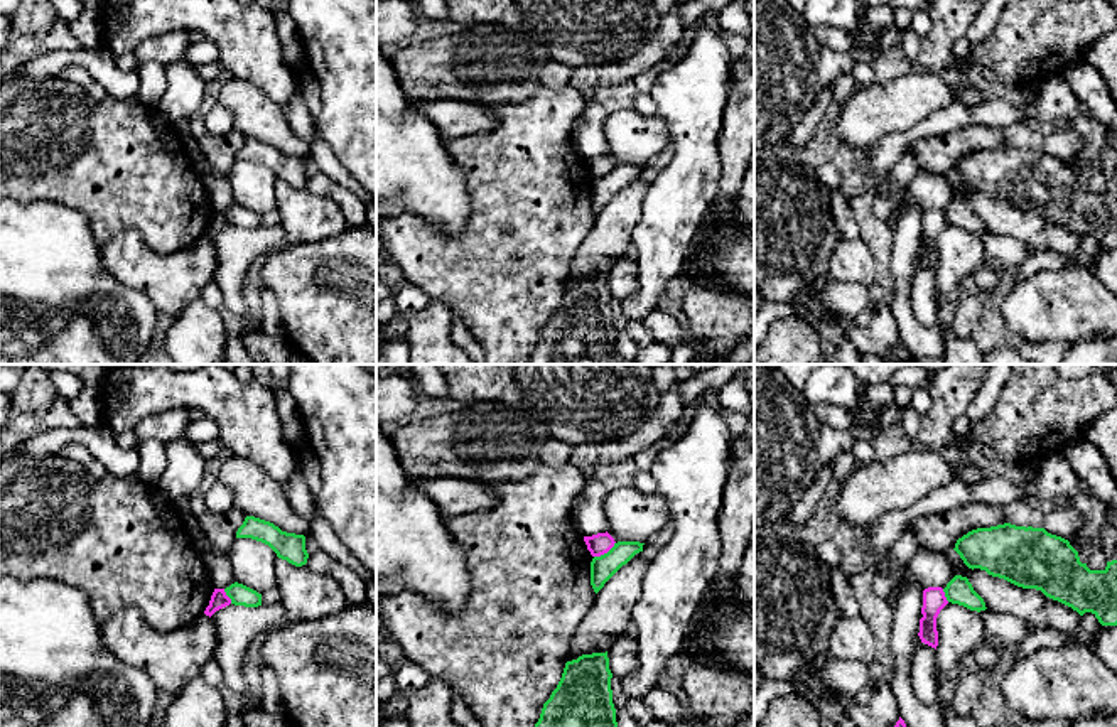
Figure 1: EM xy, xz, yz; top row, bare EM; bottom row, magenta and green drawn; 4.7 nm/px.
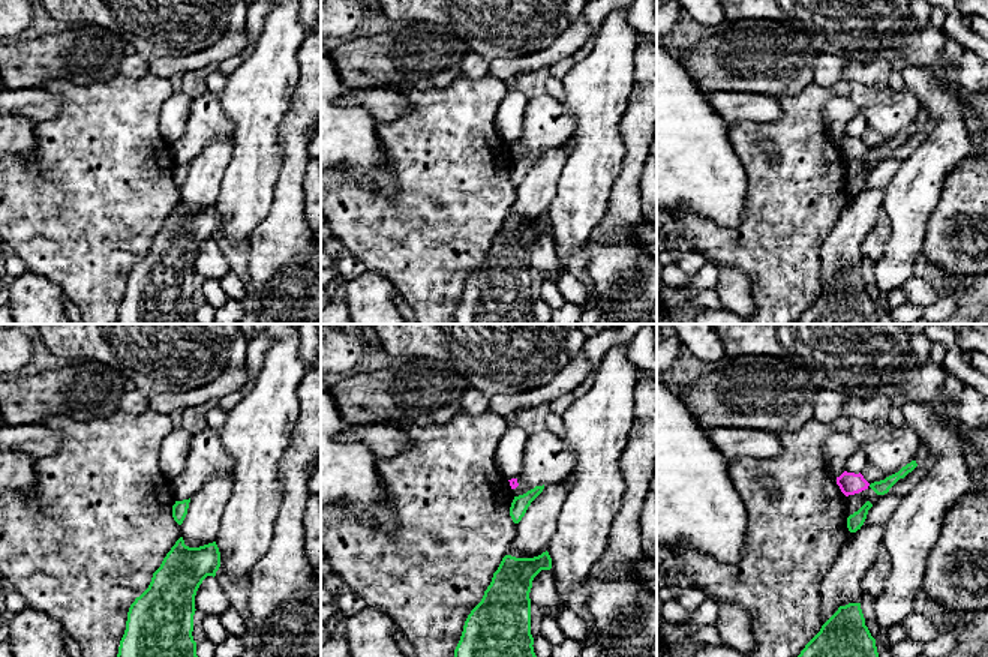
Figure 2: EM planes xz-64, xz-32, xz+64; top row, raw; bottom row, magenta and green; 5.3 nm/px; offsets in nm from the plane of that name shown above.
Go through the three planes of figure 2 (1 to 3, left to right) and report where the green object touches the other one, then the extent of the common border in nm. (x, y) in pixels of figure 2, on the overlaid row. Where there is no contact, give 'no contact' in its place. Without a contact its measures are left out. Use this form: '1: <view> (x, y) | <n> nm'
1: no contact
2: no contact
3: no contact

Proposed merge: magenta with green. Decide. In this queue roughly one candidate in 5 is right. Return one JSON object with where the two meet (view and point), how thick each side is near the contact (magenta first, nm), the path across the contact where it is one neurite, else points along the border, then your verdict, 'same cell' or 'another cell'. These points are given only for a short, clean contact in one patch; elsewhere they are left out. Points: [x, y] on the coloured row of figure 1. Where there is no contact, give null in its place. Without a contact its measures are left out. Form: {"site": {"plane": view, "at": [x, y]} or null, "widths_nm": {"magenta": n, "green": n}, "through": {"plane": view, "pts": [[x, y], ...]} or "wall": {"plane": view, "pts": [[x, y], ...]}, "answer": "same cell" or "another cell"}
{"site": {"plane": "xz", "at": [604, 552]}, "widths_nm": {"magenta": 100, "green": 120}, "wall": {"plane": "xz", "pts": [[615, 542], [606, 552], [594, 557]]}, "answer": "another cell"}

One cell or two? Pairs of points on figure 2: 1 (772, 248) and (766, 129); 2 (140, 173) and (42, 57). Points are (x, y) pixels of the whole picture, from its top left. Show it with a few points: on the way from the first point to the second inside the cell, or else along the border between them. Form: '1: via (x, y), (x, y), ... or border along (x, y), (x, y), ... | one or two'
1: via (781, 218), (781, 159) | one
2: border along (104, 80), (92, 80), (86, 84), (68, 81) | two

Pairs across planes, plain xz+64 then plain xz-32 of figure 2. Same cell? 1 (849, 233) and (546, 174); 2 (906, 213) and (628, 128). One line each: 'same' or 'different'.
1: same
2: different

